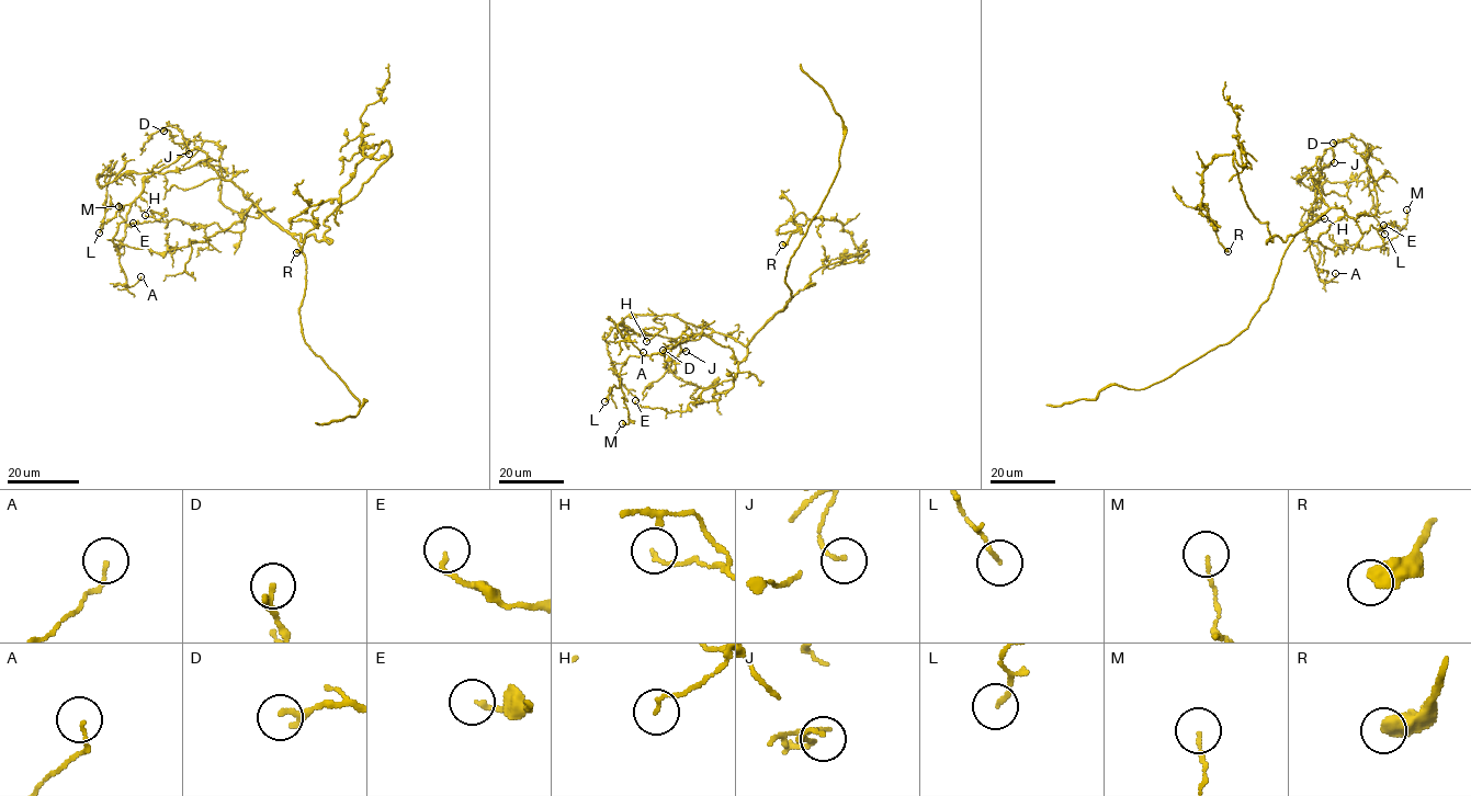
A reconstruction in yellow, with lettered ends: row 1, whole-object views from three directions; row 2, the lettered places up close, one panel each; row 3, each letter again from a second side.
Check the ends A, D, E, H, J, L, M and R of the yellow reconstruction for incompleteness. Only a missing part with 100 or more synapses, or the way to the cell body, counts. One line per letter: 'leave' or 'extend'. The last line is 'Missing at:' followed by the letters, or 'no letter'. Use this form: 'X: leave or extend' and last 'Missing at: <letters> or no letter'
A: leave
D: leave
E: leave
H: leave
J: leave
L: leave
M: leave
R: leave
Missing at: no letter

